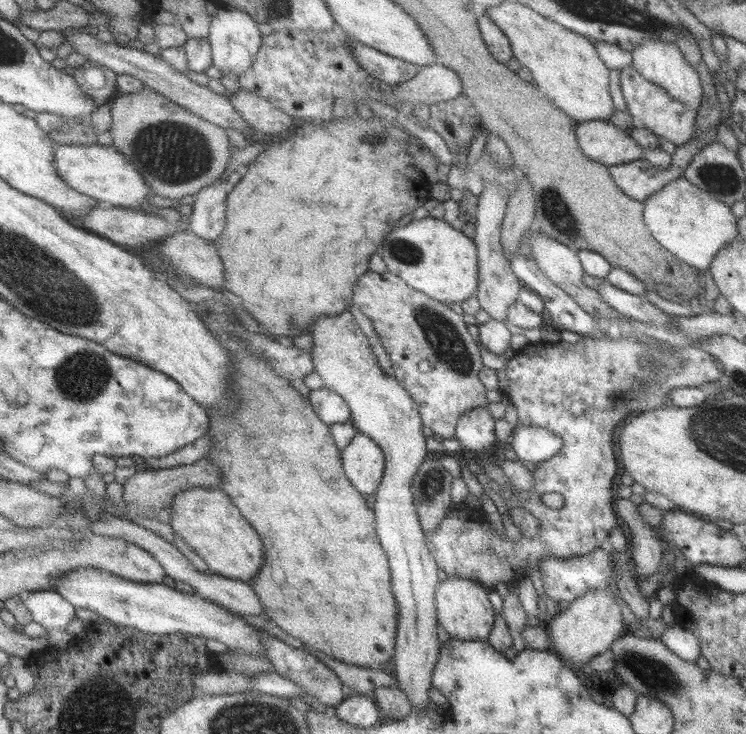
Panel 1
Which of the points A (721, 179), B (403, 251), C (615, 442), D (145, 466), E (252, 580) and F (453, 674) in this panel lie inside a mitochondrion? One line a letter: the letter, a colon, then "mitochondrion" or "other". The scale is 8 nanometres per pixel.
A: mitochondrion
B: mitochondrion
C: other
D: other
E: other
F: other

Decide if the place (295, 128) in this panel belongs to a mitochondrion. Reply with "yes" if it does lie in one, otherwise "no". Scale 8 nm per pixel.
no

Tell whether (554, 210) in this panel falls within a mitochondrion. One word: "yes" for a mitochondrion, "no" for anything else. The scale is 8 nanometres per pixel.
yes

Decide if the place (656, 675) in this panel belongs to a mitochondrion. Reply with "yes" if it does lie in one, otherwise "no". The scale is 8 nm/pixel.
yes

